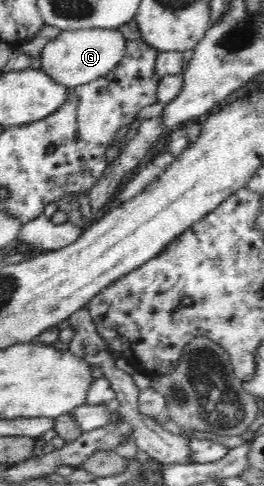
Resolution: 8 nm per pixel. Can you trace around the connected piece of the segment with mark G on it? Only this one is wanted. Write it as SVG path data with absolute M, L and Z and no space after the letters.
M118 28L62 30L54 41L44 47L40 57L40 69L60 85L69 88L86 85L108 75L122 61L122 57L126 56L126 45L126 37Z

